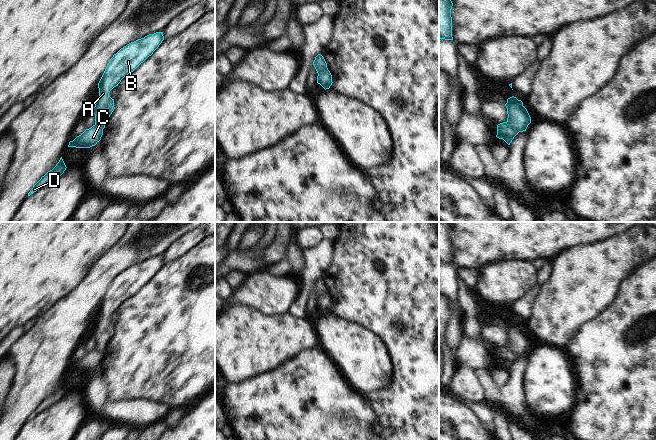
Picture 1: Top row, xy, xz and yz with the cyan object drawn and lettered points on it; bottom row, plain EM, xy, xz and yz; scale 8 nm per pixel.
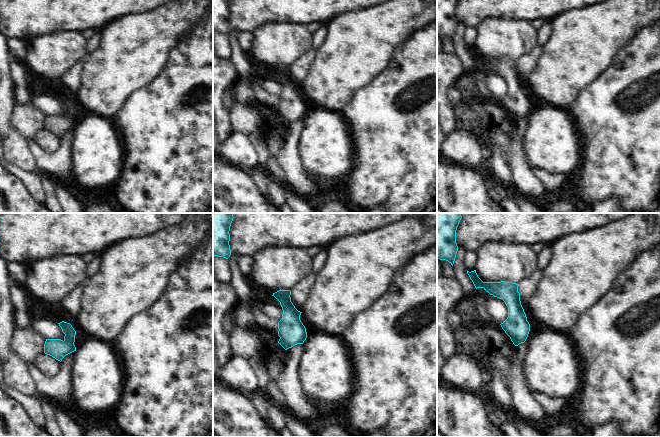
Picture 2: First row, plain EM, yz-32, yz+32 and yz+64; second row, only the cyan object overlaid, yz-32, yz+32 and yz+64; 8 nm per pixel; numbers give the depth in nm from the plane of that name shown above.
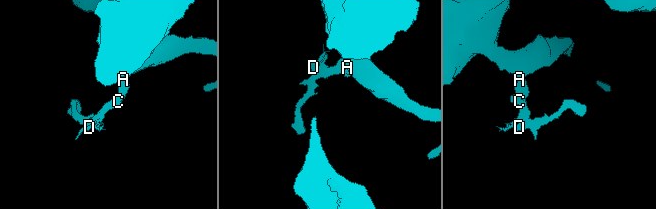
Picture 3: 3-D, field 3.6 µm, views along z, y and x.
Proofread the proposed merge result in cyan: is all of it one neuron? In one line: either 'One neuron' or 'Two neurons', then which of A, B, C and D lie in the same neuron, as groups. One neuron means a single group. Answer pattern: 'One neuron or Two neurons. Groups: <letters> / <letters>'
Two neurons. Groups: A B / C D.

